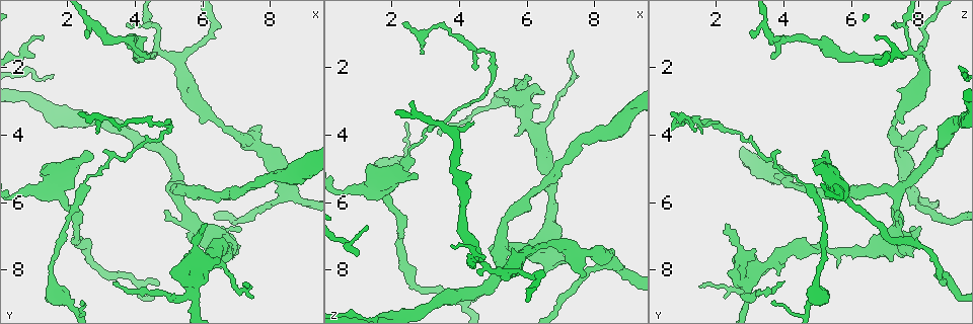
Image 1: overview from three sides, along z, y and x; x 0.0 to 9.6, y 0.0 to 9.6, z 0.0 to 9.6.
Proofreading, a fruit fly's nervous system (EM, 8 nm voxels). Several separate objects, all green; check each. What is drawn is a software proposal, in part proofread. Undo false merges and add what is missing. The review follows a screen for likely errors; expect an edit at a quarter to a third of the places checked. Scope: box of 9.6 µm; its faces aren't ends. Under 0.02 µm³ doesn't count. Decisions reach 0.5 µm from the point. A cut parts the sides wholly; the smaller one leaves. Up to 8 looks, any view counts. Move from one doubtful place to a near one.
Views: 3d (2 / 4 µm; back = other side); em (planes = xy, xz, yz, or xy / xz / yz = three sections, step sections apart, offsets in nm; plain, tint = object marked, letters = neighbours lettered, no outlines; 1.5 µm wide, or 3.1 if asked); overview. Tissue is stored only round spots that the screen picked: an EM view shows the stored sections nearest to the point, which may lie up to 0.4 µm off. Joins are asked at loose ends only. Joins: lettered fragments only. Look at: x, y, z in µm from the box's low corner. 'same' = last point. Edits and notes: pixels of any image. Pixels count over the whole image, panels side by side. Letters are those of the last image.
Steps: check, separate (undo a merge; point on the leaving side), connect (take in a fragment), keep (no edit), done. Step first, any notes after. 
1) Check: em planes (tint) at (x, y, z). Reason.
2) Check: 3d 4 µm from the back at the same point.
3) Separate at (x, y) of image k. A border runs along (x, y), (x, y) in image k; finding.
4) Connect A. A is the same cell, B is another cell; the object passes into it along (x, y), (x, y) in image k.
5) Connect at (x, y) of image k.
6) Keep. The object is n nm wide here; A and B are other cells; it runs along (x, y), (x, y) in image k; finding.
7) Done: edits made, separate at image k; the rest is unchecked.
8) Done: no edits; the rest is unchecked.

Check: 3d 4 µm from the back at (5.05, 3.70, 1.60). Abrupt turn.

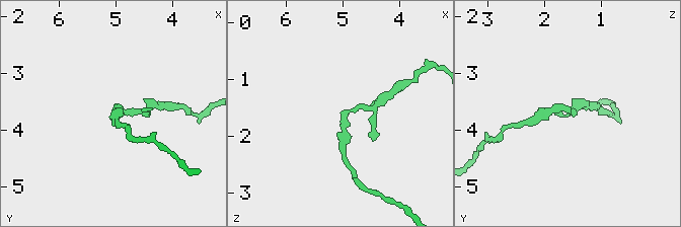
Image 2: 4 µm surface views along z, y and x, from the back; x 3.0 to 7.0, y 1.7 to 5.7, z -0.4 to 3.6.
Check: em planes (letters) at (5.00, 3.60, 1.65).

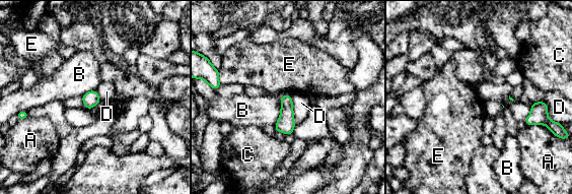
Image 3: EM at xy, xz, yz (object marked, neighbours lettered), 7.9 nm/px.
Keep. A, B, C, D and E are other cells; a border runs along (290, 95), (293, 122), (295, 124) in image 3; all the same neuron.

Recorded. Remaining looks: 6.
Check: 3d 2 µm at (2.75, 4.60, 5.25). Branch stops here.

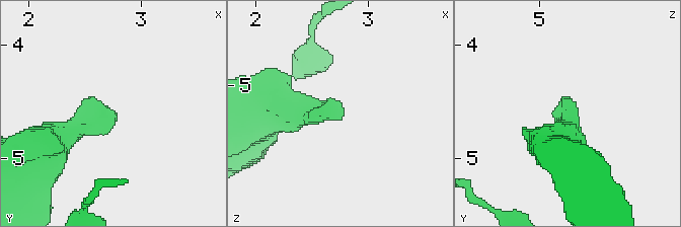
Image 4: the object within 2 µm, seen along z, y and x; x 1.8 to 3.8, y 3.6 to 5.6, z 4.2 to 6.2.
Check: em planes (tint) at (2.76, 4.62, 5.28). Shape alone is not enough.

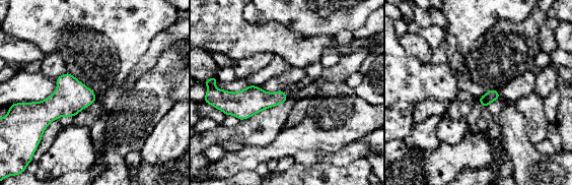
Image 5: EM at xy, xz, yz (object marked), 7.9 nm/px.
Check: em planes (letters) at the same point.

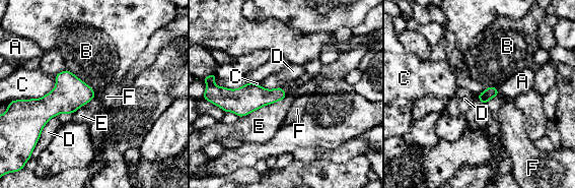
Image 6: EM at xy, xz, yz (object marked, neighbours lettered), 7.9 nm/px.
Keep. A, B, C, D, E and F are other cells; a border runs along (94, 94), (95, 97) in image 6; none of them fits.

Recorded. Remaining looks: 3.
Check: 3d 4 µm at (7.70, 3.70, 8.10). Branch stops here.

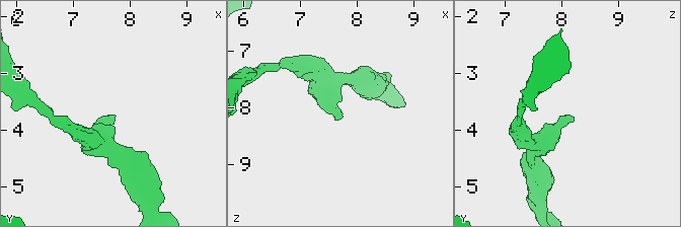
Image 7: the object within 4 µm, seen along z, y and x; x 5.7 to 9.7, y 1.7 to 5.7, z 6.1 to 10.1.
Check: em yz step 8 (tint) at (7.80, 3.75, 8.15). Shape alone is not enough.

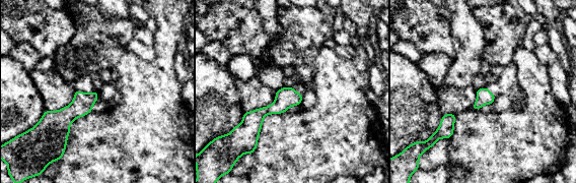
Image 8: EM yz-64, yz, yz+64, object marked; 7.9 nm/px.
Check: em planes (letters) at the same point. Cut it another way.

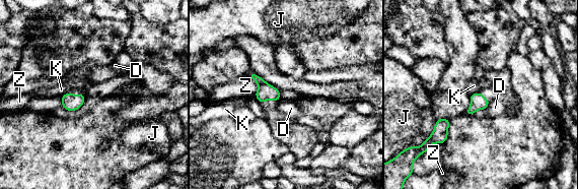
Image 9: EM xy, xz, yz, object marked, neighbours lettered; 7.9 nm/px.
Keep. D, J, K and Z are other cells; a border runs along (490, 101), (485, 109) in image 9; none of them fits.

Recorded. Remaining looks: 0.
Done: no edits; the rest is unchecked.

